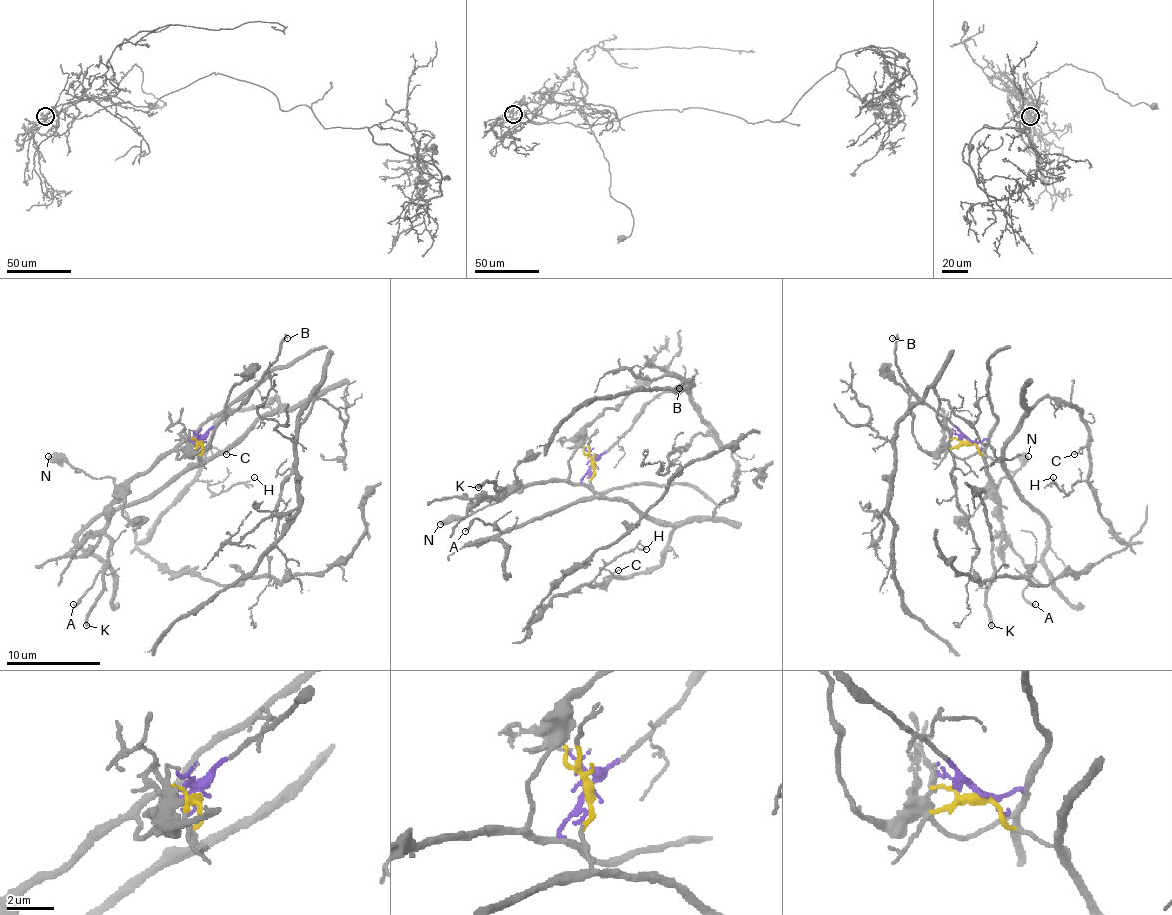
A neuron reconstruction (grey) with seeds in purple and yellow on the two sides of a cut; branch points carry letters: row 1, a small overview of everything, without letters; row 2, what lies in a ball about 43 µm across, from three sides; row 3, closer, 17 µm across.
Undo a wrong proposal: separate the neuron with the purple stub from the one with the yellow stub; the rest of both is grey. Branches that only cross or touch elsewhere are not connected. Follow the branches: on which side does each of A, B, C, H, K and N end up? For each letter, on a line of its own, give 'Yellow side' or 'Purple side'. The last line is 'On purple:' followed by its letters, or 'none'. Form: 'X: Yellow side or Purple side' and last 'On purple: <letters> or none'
A: Yellow side
B: Purple side
C: Yellow side
H: Yellow side
K: Purple side
N: Purple side
On purple: B, K, N

